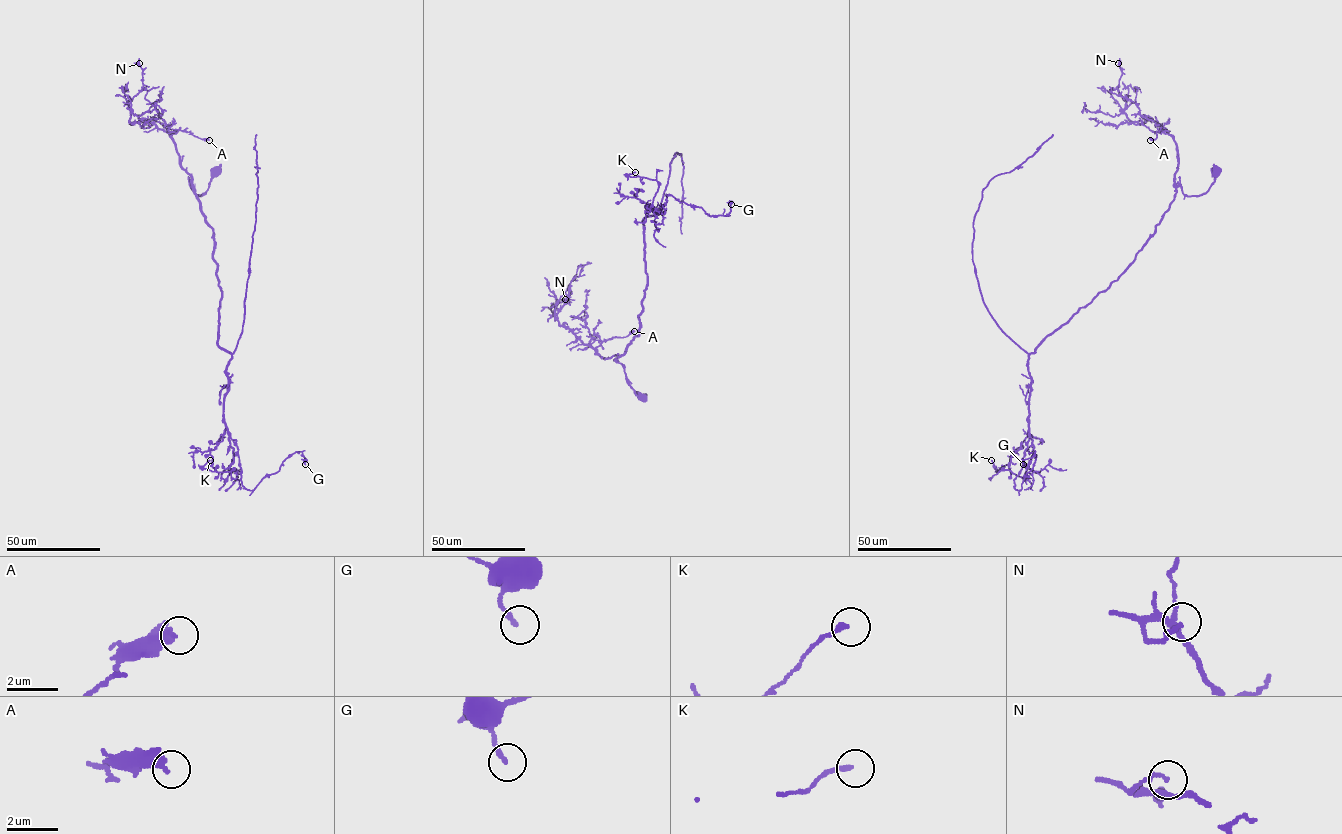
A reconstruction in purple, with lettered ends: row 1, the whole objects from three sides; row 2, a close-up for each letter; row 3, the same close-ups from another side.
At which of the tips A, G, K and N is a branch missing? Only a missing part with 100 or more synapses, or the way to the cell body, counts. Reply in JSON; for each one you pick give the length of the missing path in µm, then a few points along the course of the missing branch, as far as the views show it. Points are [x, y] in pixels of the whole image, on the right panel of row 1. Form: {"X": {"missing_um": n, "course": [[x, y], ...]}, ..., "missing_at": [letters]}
{"missing_at": []}

